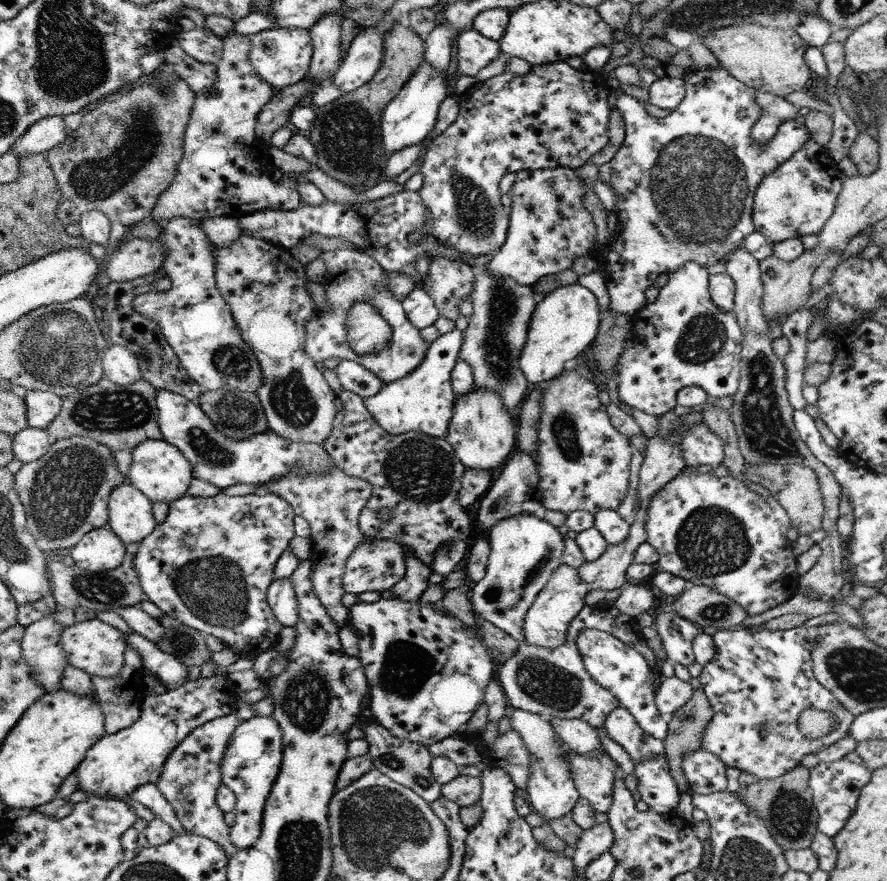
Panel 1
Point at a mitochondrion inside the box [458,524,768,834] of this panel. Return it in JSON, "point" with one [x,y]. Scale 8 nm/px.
{"point":[546,683]}

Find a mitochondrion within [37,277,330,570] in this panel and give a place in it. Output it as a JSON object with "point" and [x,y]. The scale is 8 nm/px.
{"point":[113,411]}

